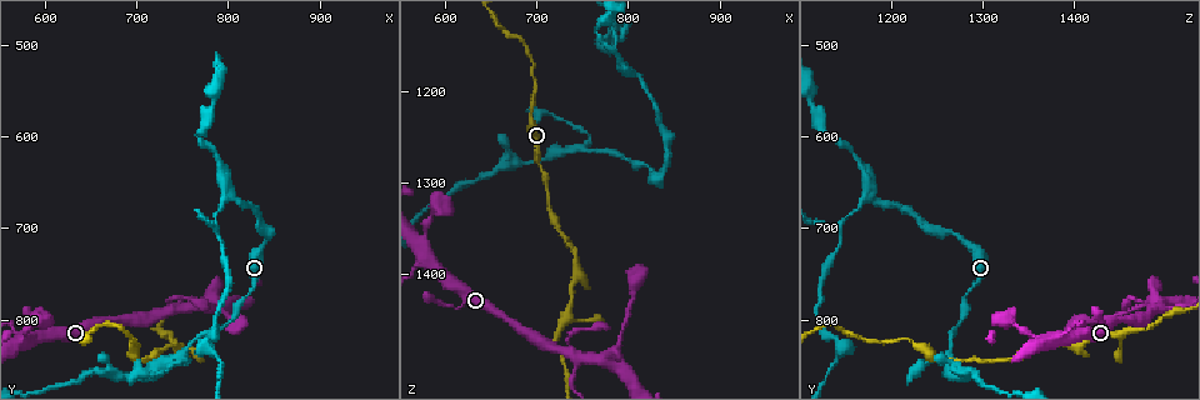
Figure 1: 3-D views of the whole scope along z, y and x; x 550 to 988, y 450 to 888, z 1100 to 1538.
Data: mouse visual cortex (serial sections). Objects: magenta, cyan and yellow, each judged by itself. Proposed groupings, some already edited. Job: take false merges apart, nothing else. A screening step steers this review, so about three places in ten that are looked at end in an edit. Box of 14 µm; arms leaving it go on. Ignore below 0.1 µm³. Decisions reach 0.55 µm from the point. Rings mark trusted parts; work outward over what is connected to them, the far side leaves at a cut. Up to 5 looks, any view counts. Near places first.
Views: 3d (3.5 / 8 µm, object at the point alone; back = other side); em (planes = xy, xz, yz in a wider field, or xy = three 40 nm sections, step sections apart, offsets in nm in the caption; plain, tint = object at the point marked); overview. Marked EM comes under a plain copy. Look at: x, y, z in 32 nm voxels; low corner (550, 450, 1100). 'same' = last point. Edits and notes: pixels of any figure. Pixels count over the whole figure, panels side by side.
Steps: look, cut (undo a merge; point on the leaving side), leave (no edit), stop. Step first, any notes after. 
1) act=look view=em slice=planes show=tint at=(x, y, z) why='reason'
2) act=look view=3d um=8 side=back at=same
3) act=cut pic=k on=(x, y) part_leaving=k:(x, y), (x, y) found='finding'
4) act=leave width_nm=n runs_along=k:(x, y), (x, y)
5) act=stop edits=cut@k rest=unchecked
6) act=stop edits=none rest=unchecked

act=look view=3d um=8 at=(805, 805, 1420) why='abrupt turn'

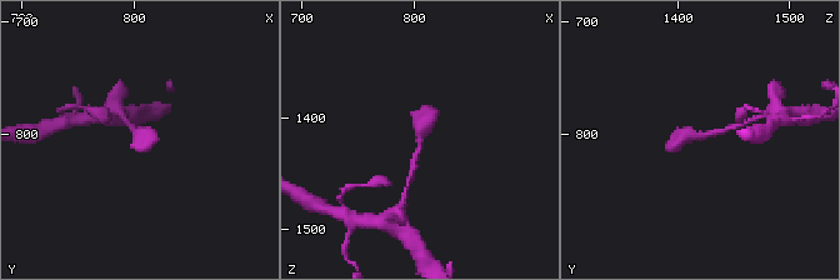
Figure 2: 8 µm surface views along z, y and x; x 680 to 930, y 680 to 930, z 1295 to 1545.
act=look view=3d um=3.5 side=back at=(806, 800, 1418)

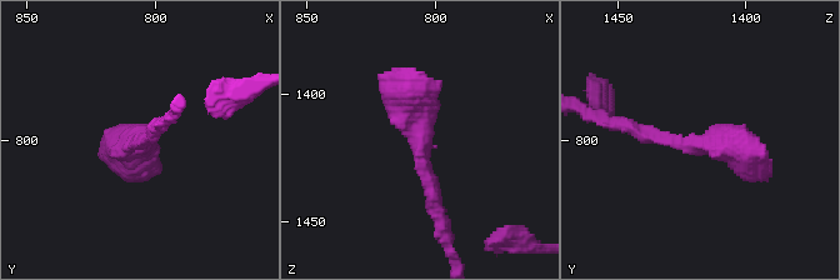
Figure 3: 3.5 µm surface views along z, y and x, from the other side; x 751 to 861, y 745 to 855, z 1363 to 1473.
act=look view=em slice=xy step=2 show=tint at=(806, 801, 1421) why='need the tissue'

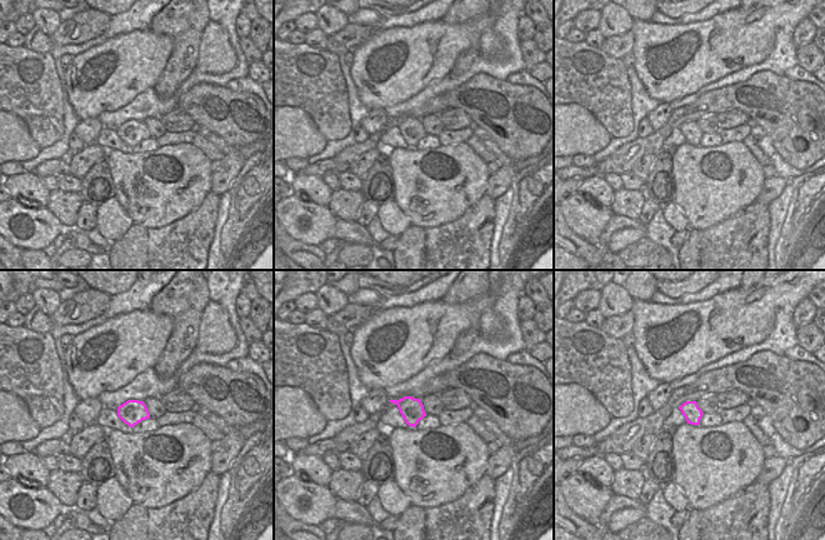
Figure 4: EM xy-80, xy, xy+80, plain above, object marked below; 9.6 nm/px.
act=leave runs_along=3:(619, 125), (728, 140), (754, 171) found='one cell here'

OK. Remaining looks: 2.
act=look view=em slice=xy step=1 show=tint at=(790, 700, 1145) why='a narrow waist'

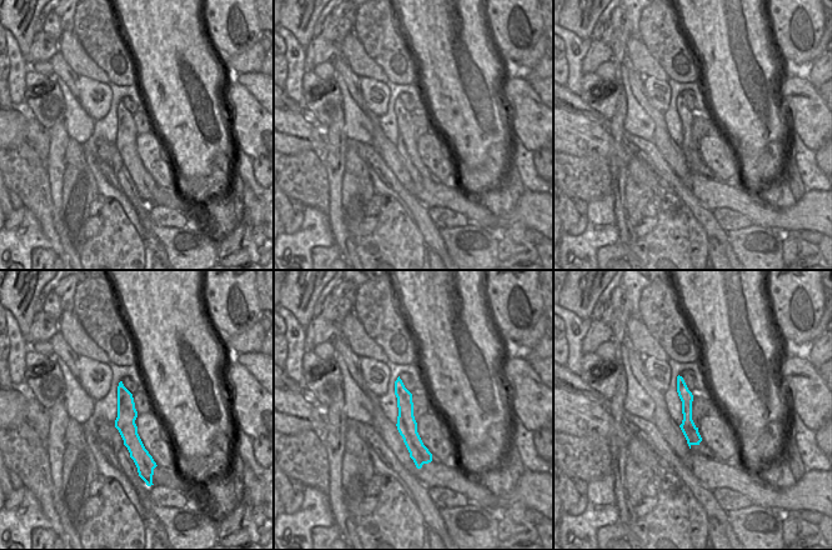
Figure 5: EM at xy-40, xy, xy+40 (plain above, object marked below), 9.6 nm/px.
act=look view=3d um=3.5 side=back at=same

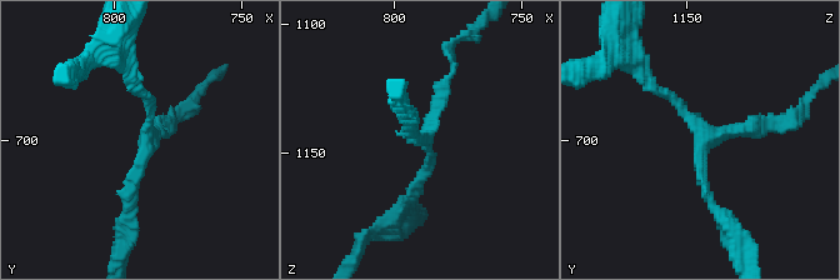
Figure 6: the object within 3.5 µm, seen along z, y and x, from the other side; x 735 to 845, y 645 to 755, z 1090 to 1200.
act=leave width_nm=190 runs_along=6:(646, 78), (701, 135), (701, 181), (718, 211) found='continuous, no second cell'

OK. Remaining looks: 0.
act=stop edits=none rest=unchecked

